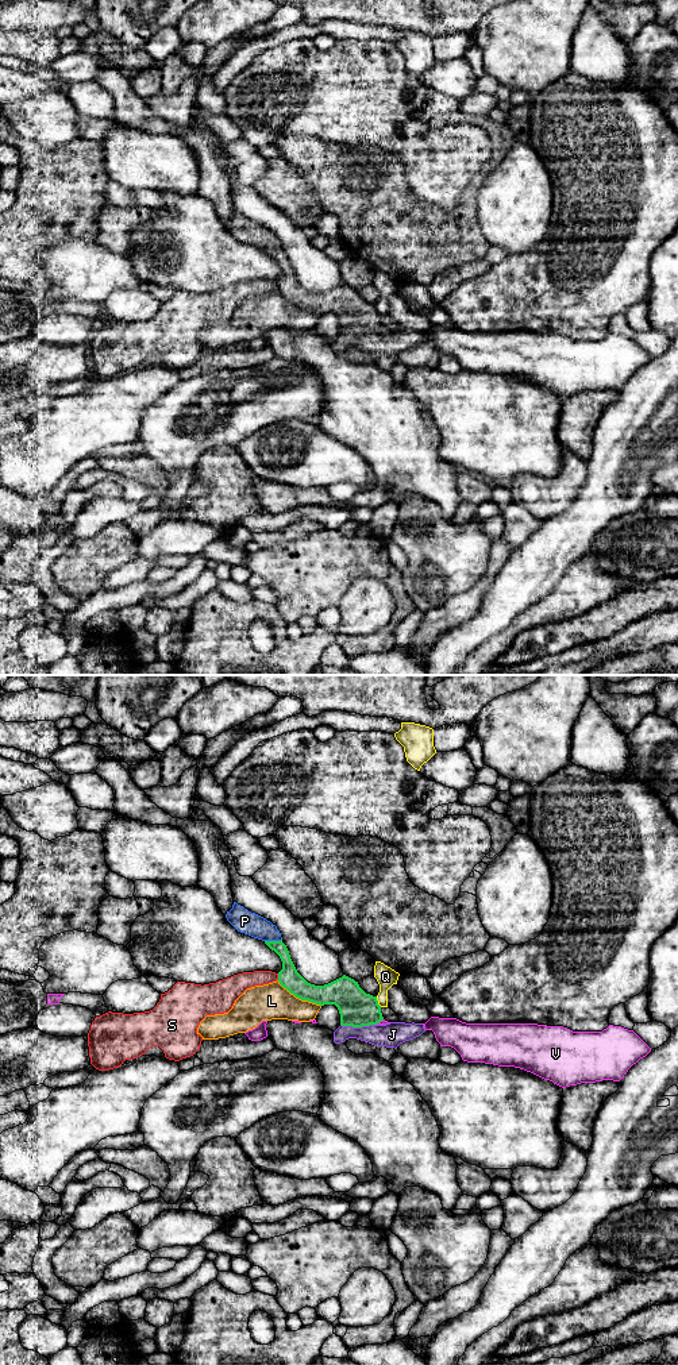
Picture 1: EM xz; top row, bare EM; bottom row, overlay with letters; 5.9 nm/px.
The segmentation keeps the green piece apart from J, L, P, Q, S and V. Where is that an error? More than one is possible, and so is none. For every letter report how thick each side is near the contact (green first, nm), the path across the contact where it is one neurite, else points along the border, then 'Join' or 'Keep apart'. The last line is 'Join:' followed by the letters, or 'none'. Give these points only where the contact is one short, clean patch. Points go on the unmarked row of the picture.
J: Thickness 220 nm (green) against 150 nm. Path across: xz (357, 317), (358, 335), (374, 343), (392, 343). Join
L: Thickness 160 nm (green) against 220 nm. Keep apart
P: Thickness 120 nm (green) against 140 nm. Keep apart
Q: Thickness 220 nm (green) against 120 nm. Boundary: xz (376, 305), (381, 315). Keep apart
S: Thickness 120 nm (green) against 110 nm. Keep apart
V: Thickness 220 nm (green) against 30 nm. Boundary: xz (382, 327), (376, 332). Keep apart
Join: J

